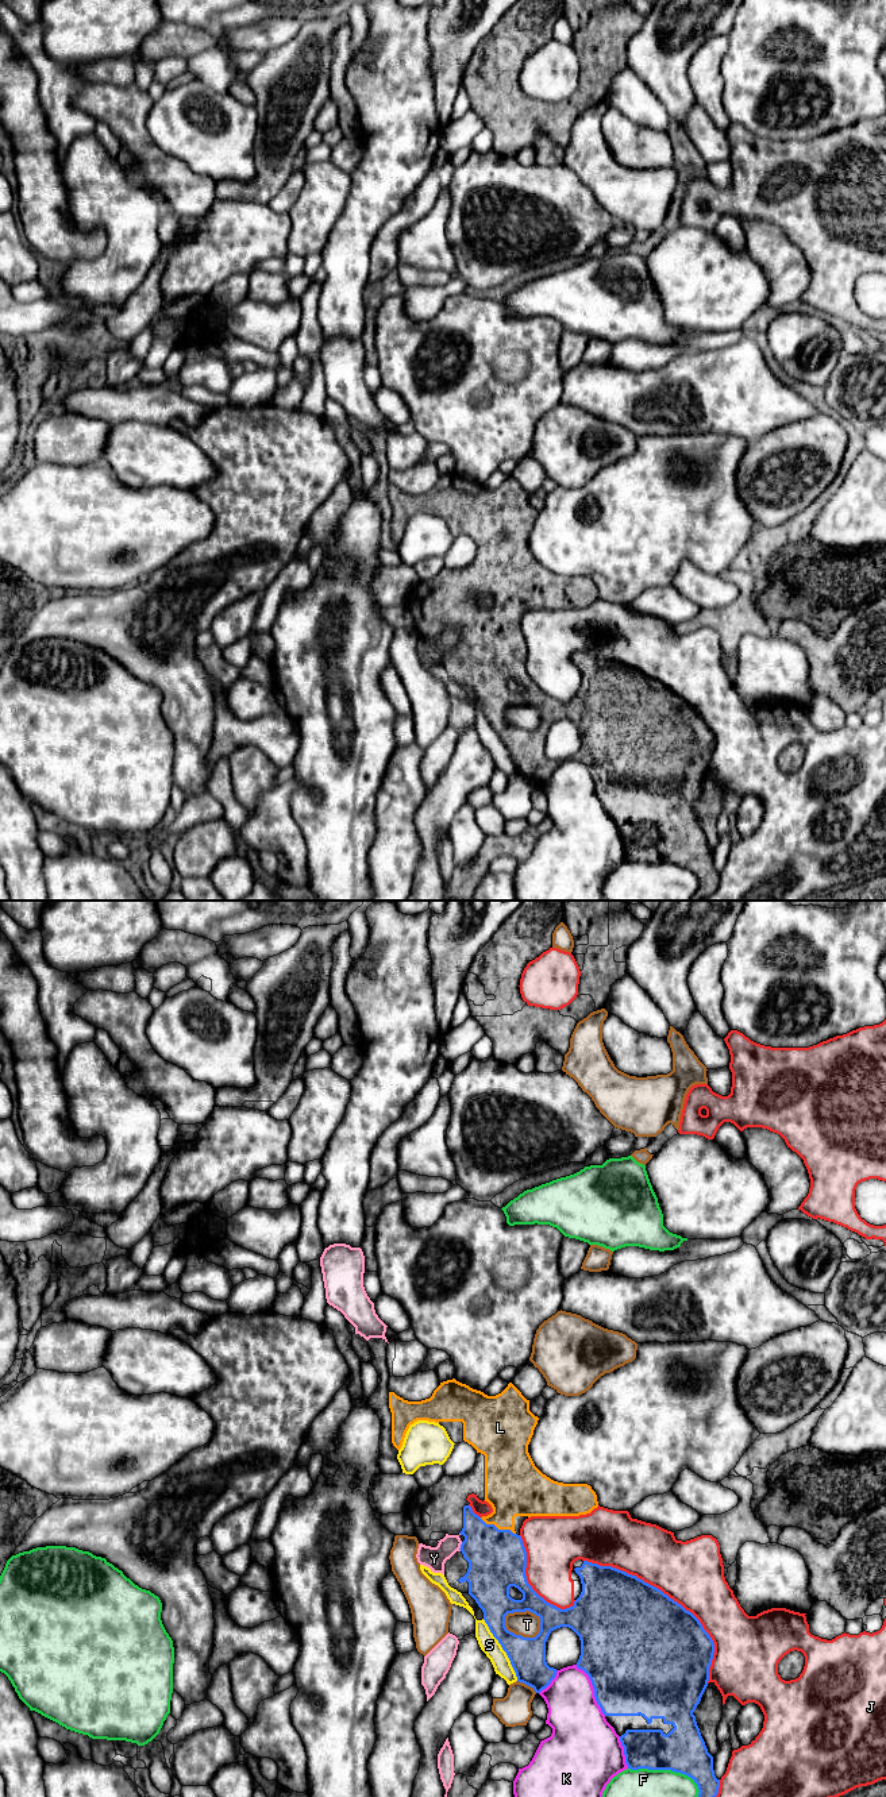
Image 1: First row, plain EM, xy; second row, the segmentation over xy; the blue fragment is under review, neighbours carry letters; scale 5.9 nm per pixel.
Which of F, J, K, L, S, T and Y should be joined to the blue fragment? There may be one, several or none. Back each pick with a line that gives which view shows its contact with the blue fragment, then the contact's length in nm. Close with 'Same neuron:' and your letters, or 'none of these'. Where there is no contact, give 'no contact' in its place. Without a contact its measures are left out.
L: meets blue in xy; contact 240 nm long
Same neuron: L

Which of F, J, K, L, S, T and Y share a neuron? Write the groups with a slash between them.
F / J / K / L / S / T / Y

